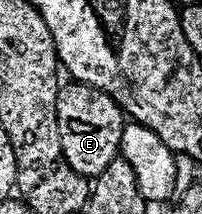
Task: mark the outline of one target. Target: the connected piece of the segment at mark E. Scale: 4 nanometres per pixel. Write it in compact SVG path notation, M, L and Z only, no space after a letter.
M68 82L56 95L56 121L60 139L60 155L79 176L94 178L110 166L120 151L122 130L126 123L123 110L102 90L89 84Z

